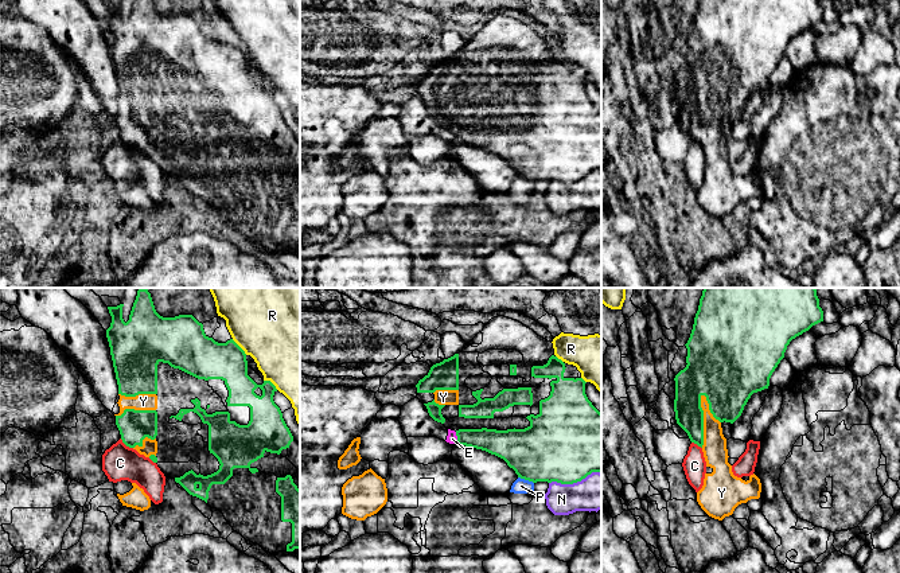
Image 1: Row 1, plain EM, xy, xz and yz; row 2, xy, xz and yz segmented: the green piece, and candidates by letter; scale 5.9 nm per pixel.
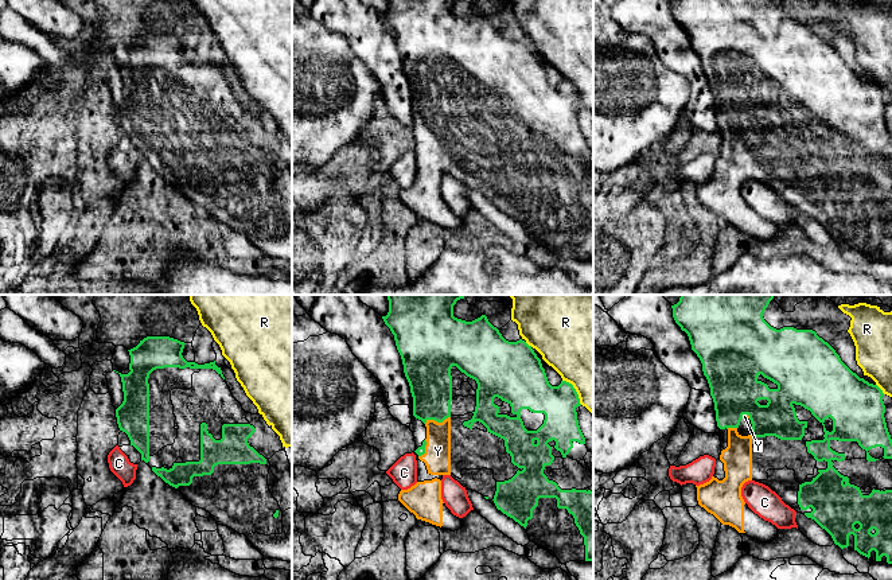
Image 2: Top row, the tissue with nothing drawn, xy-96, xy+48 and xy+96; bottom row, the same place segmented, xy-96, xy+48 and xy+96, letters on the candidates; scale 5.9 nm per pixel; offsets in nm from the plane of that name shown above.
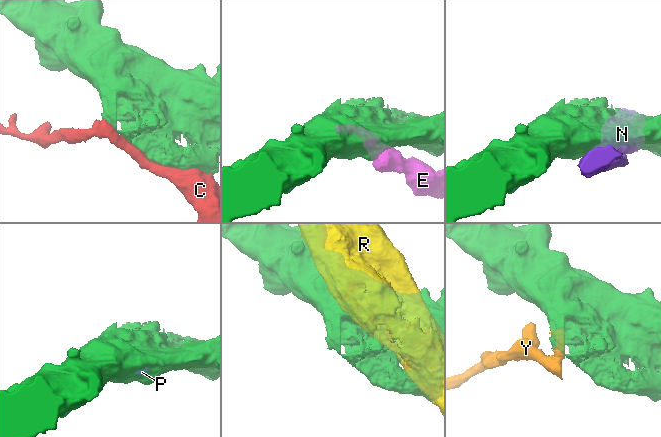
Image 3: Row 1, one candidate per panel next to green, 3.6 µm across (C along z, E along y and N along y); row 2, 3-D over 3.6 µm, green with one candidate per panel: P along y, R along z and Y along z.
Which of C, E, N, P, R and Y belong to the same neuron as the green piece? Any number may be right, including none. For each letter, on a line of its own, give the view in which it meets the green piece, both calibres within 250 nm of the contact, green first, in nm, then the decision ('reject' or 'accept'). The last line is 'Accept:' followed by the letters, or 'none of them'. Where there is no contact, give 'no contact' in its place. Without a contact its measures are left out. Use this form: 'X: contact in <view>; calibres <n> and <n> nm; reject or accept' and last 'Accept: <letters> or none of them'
C: contact in xy; calibres 190 and 200 nm; reject
E: contact in xz; calibres 150 and 60 nm; reject
N: contact in xz; calibres 480 and 220 nm; reject
P: contact in xz; calibres 400 and 90 nm; reject
R: contact in xy; calibres 260 and 500 nm; reject
Y: contact in yz; calibres 280 and 140 nm; accept
Accept: Y

